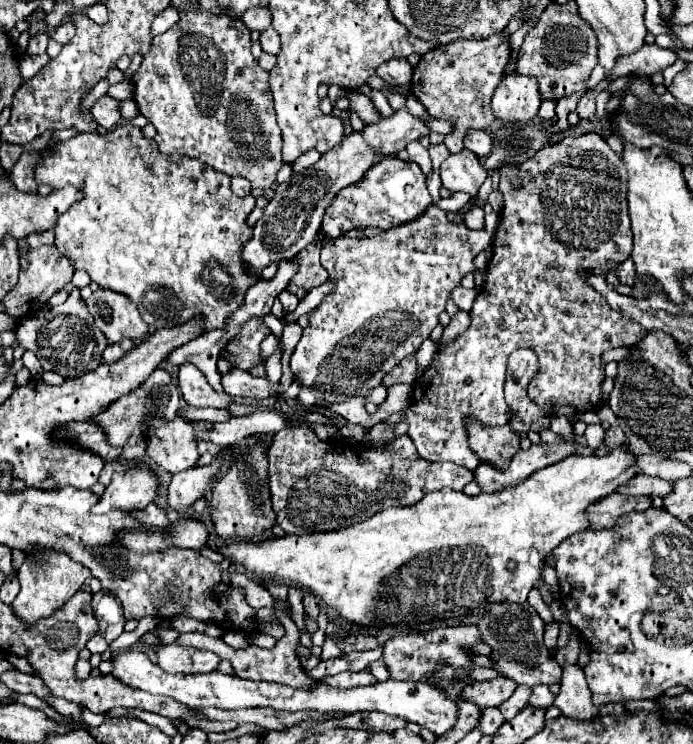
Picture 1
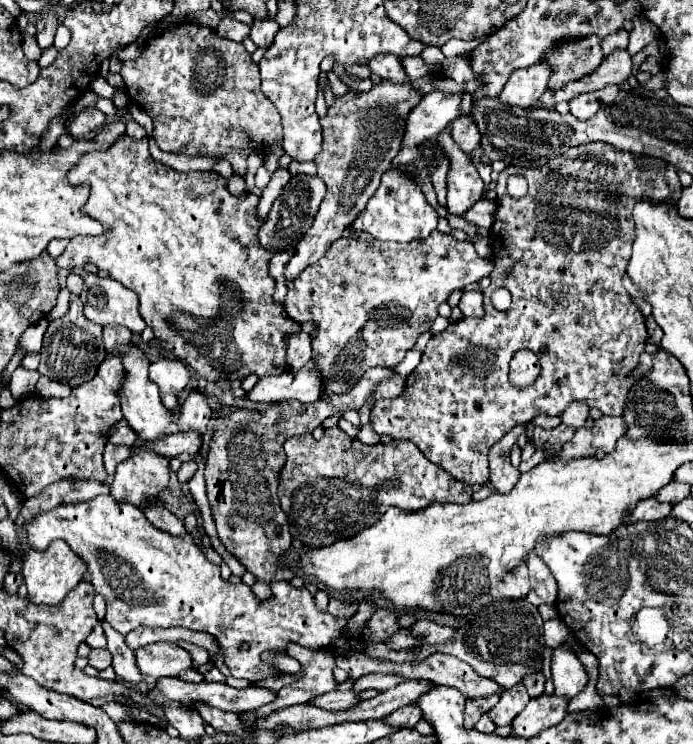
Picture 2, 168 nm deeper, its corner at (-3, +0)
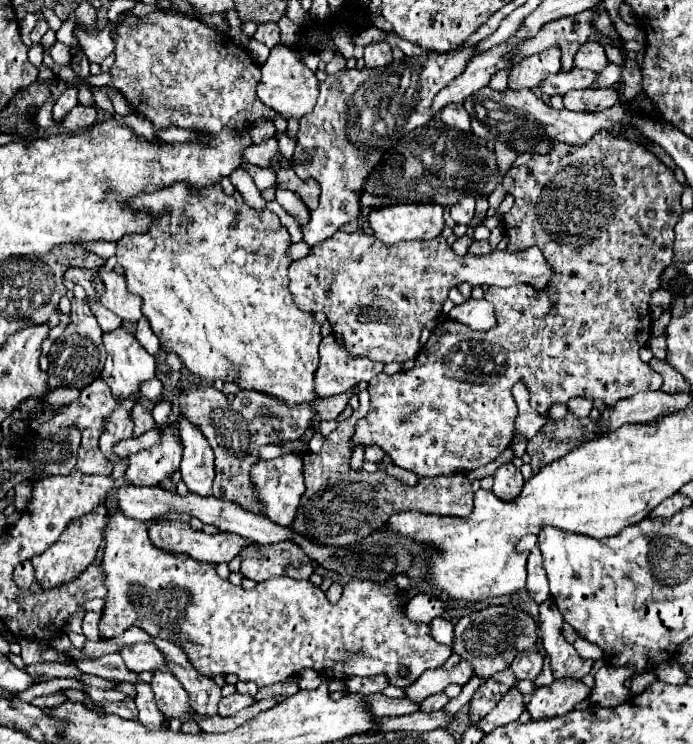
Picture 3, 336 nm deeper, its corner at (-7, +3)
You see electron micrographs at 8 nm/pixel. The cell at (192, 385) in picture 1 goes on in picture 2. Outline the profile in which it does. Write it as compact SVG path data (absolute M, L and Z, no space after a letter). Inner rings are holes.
M192 390L186 398L186 402L182 404L178 426L184 432L190 432L190 430L206 432L210 418L212 418L212 408L208 404L206 394L202 394L200 390Z

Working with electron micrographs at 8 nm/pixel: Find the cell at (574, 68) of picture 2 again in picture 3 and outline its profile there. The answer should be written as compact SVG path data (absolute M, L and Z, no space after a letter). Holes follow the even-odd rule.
M590 41L578 49L578 53L574 57L574 65L578 69L592 69L594 73L600 73L608 65L608 59L604 55L602 45L596 41Z

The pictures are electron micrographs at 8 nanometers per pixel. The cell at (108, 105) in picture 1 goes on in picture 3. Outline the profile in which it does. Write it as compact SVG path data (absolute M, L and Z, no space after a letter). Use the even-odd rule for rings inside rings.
M76 105L68 117L64 117L64 121L60 123L66 131L70 133L80 133L88 127L92 127L96 121L96 109L94 107L84 107L84 105Z

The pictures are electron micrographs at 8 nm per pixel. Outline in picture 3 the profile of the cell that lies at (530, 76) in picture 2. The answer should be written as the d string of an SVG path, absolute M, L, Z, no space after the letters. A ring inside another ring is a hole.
M548 47L542 53L532 57L524 57L520 65L514 65L508 71L508 87L510 89L538 89L544 77L560 71L560 49Z

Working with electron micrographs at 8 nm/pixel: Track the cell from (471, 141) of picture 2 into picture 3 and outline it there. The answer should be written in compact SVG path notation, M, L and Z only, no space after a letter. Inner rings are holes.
M446 105L442 111L440 111L440 119L446 123L446 125L452 125L456 129L462 129L462 131L470 131L470 117L466 113L466 109L462 105Z

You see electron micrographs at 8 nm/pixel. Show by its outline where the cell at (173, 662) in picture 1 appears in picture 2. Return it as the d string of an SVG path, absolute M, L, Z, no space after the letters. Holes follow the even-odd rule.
M156 642L136 650L138 668L142 674L152 678L178 676L192 668L192 656L178 644L172 642Z

